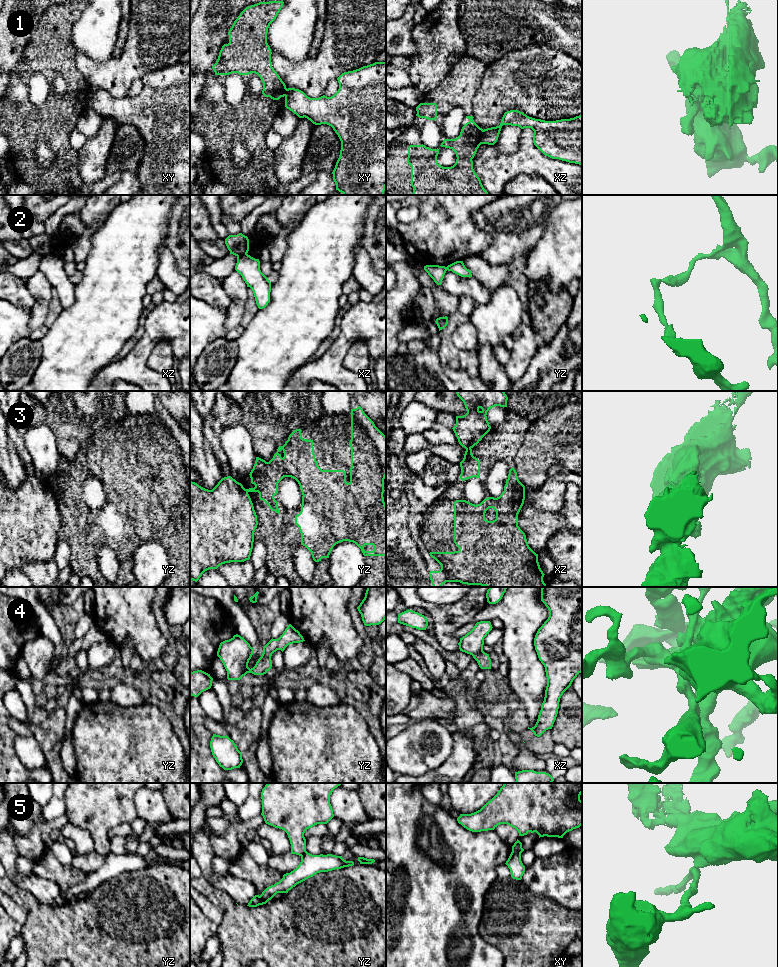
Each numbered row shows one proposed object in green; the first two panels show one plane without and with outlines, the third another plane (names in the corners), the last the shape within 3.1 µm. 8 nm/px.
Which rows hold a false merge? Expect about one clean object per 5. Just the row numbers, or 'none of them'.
1, 2, 3, 5

